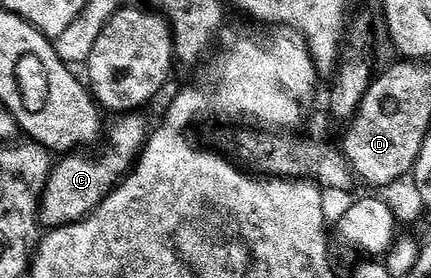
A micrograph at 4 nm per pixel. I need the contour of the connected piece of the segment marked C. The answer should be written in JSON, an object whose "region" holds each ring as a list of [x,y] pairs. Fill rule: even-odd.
{"region":[[[142,111],[129,112],[118,117],[115,125],[110,125],[109,136],[115,145],[100,156],[87,154],[67,154],[54,165],[49,182],[43,191],[43,201],[39,204],[39,218],[44,229],[64,228],[81,222],[111,192],[119,187],[121,181],[134,169],[138,159],[147,147],[149,127]]]}

